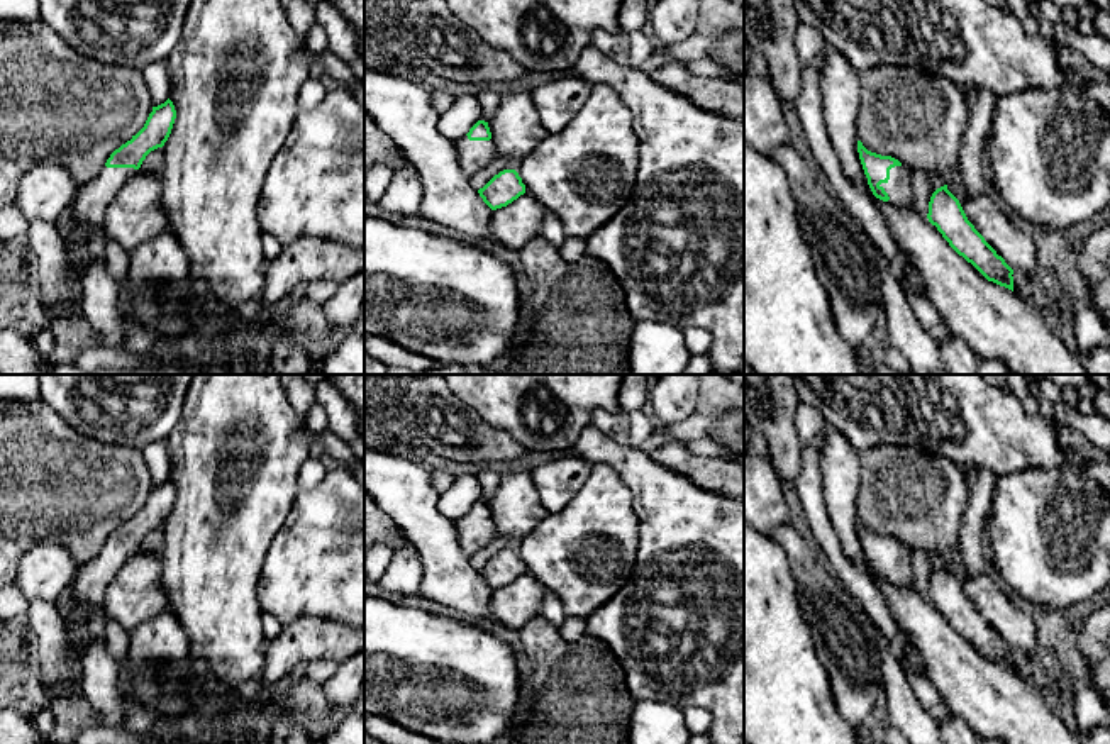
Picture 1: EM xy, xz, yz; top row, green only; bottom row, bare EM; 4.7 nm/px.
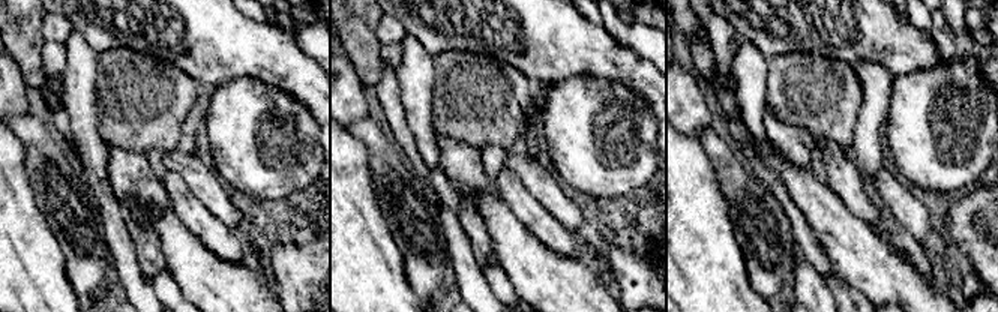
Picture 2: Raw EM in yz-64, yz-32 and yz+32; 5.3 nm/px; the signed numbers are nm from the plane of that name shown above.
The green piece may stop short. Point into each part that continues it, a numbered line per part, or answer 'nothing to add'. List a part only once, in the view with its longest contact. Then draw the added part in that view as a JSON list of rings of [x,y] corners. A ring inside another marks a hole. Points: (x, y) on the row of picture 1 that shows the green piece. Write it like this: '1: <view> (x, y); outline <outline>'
1: yz (899, 188); outline [[[895,166],[890,169],[890,180],[886,183],[881,183],[880,186],[885,188],[885,192],[890,197],[890,203],[900,208],[910,208],[917,214],[913,208],[913,198],[912,198],[912,185],[910,185],[910,175],[912,169],[907,166]]]

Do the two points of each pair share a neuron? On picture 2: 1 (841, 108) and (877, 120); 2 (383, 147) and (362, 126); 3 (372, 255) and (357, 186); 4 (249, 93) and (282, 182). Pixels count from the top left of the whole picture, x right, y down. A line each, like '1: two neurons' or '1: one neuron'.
1: two neurons
2: one neuron
3: one neuron
4: one neuron

